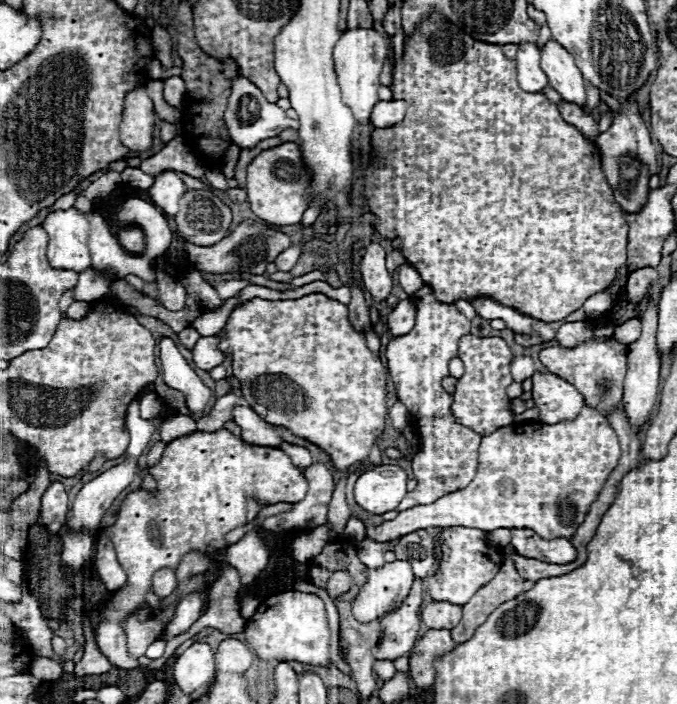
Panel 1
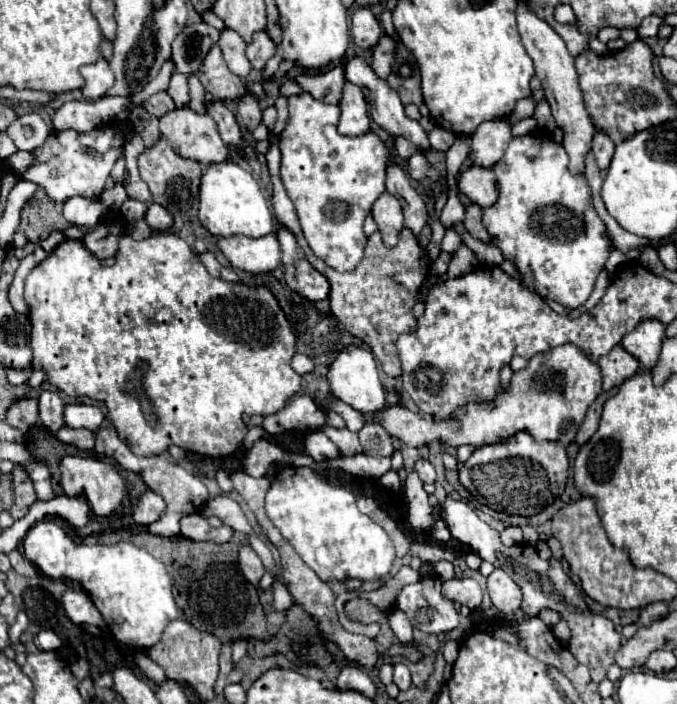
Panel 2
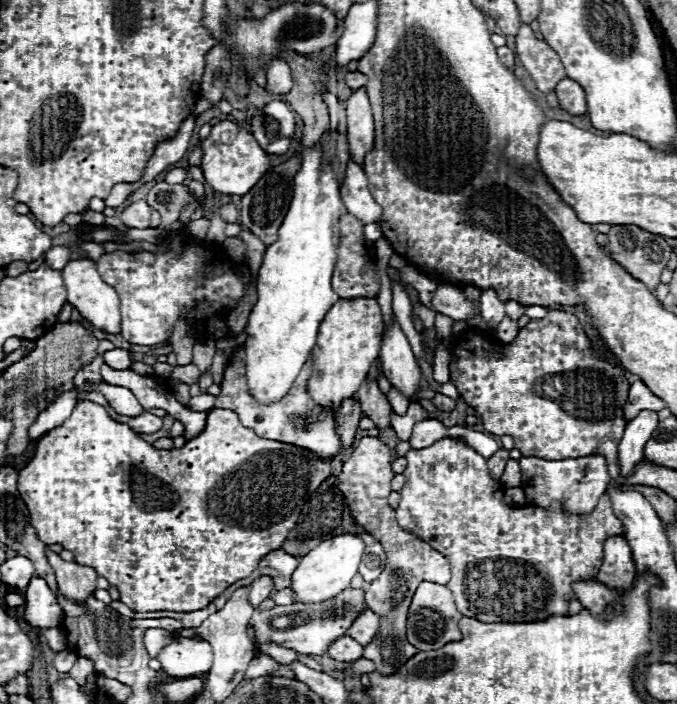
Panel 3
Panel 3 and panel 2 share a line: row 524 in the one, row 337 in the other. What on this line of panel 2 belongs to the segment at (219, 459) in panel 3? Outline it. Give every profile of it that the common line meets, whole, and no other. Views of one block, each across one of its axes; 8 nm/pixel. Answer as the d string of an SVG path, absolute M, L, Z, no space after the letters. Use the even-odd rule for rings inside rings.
M154 232L150 238L144 240L131 239L123 234L119 241L118 251L115 254L115 264L110 268L102 264L94 254L90 254L80 240L64 240L56 250L40 262L26 278L24 298L30 304L30 322L32 322L32 350L34 350L34 368L42 368L48 374L48 382L58 390L66 392L68 396L88 396L92 400L104 402L108 406L108 420L116 428L118 436L134 450L138 456L146 454L162 454L168 446L176 444L184 450L206 454L206 456L228 456L232 454L244 440L246 428L242 422L242 414L260 414L268 416L284 408L288 398L292 398L300 390L300 374L296 374L290 366L290 360L296 352L294 348L294 332L280 310L276 298L266 290L250 288L246 284L224 282L222 278L214 278L208 270L198 262L198 254L176 234L172 232Z

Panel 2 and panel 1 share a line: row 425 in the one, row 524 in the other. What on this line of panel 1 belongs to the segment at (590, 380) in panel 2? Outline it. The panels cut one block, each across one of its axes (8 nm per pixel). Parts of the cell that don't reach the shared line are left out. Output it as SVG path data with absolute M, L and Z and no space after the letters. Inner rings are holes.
M588 406L582 408L580 418L570 422L560 422L554 426L546 426L540 422L514 422L482 438L476 478L464 490L450 492L432 504L404 510L394 520L382 522L380 526L368 526L366 538L374 542L392 542L414 530L422 530L430 526L434 528L466 526L466 528L480 528L484 532L492 532L496 528L528 528L534 530L544 540L572 538L578 526L584 522L592 502L596 502L610 472L618 466L618 458L620 458L620 446L618 446L616 432L608 424L606 416L602 416L600 412Z

